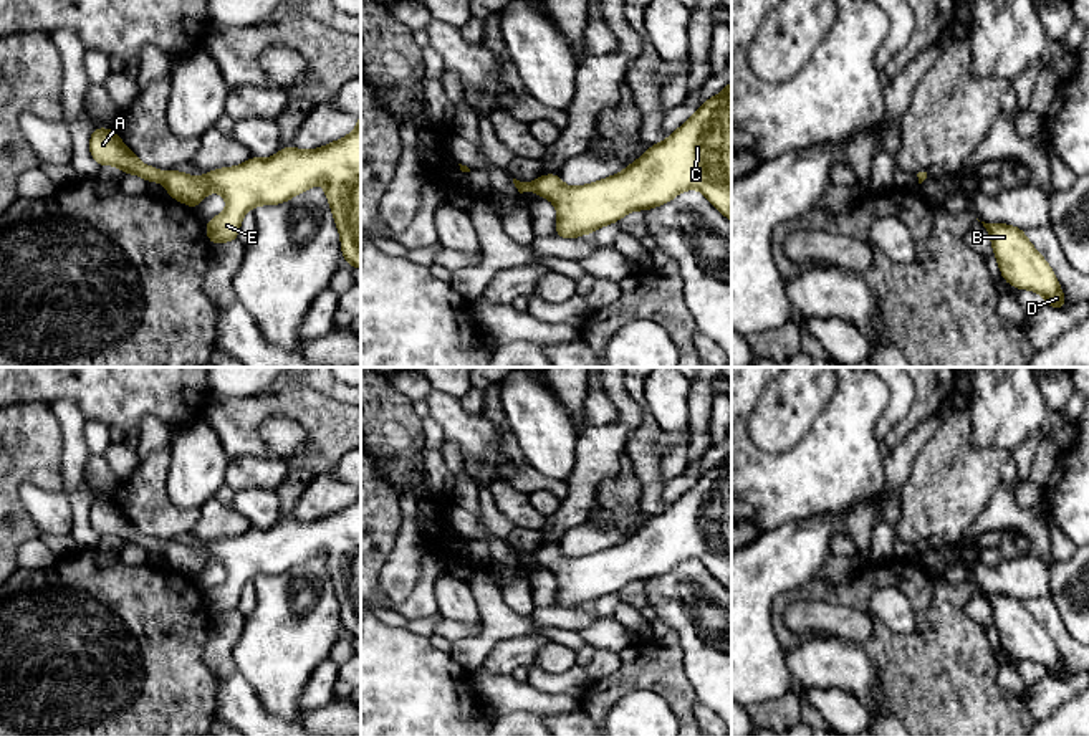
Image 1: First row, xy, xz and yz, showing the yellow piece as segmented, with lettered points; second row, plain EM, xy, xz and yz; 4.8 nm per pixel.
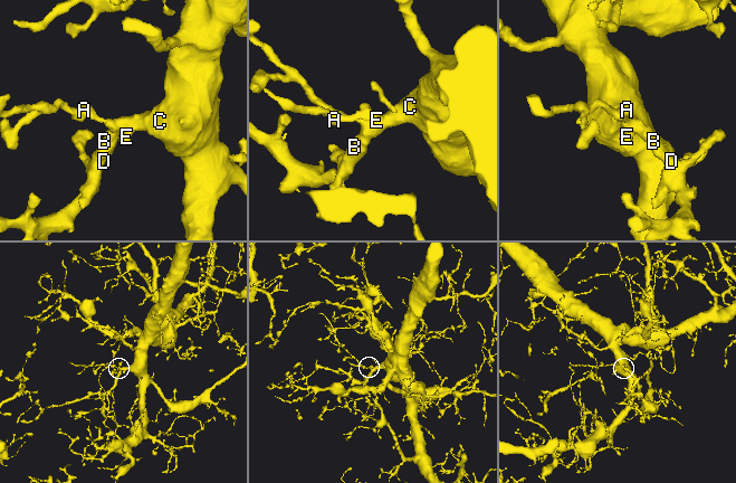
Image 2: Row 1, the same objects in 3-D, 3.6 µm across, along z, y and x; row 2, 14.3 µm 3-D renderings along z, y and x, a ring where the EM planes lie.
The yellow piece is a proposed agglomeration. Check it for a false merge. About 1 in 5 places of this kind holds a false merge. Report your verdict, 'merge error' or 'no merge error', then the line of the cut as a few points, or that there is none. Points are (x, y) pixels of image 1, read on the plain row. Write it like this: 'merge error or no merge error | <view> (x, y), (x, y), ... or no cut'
no merge error | no cut

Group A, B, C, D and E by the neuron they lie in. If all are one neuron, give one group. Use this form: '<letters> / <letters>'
A B C D E

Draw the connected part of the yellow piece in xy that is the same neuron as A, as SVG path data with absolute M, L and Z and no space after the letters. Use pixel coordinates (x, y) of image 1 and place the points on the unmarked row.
M361 485L357 486L357 498L351 504L324 518L300 521L286 516L270 529L250 528L238 538L210 541L204 547L179 541L161 542L156 538L149 538L124 516L114 501L104 498L93 501L89 524L99 536L118 536L124 544L144 547L149 554L161 551L169 567L192 579L197 579L207 564L222 564L227 569L227 581L205 594L212 615L237 610L243 585L255 576L283 574L313 556L323 554L341 607L343 627L353 638L361 638Z

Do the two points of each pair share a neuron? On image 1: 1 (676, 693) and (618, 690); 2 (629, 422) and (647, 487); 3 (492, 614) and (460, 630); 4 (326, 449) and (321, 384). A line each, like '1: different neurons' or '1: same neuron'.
1: same neuron
2: different neurons
3: different neurons
4: different neurons

